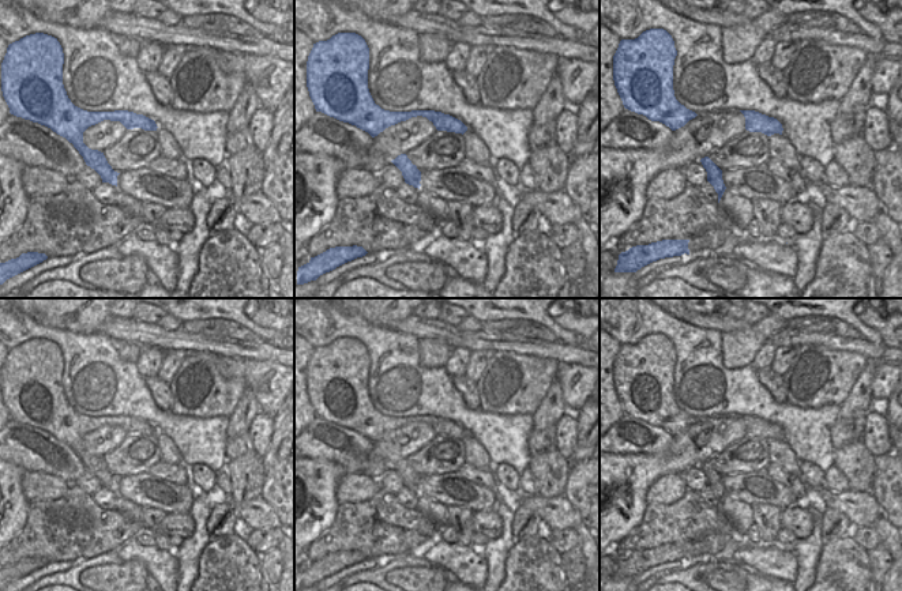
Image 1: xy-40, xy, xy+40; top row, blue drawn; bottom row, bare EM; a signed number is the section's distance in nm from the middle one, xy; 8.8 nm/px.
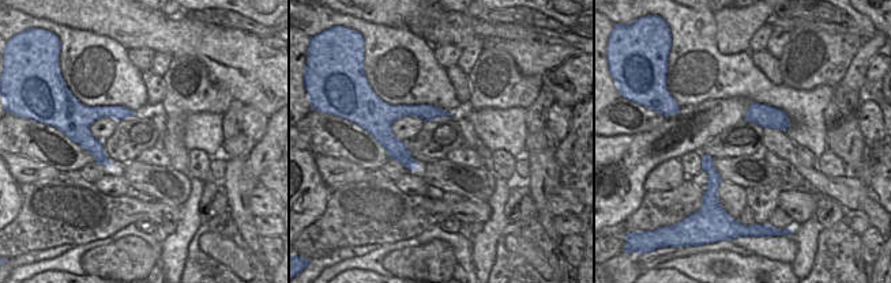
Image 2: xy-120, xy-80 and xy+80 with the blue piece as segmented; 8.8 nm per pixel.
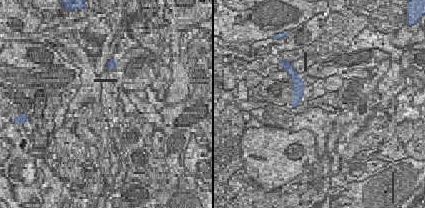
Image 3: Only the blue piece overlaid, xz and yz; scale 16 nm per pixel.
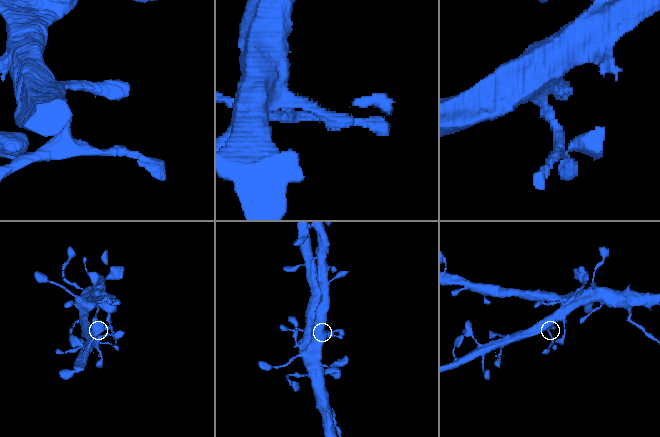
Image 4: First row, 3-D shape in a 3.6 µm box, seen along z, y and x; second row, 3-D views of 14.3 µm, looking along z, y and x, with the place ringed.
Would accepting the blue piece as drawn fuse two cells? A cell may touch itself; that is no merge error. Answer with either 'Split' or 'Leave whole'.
Split

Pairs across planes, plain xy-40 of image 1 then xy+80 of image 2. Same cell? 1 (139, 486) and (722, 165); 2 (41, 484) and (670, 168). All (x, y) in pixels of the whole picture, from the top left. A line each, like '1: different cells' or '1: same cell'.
1: same cell
2: same cell

